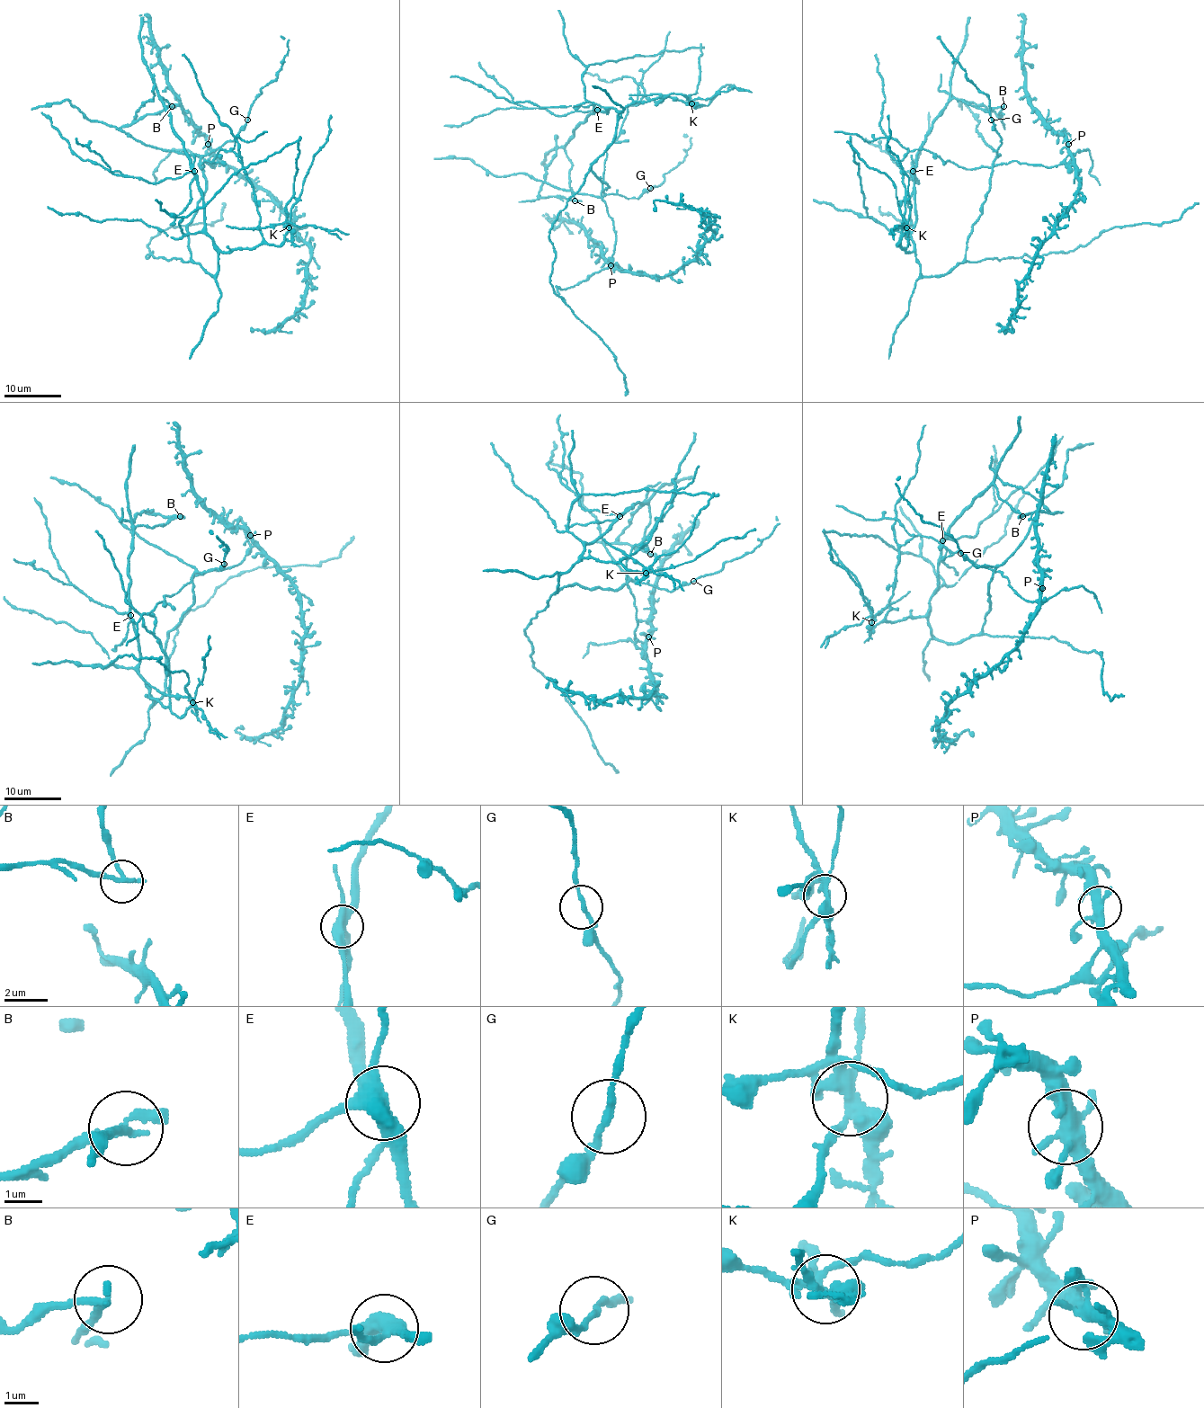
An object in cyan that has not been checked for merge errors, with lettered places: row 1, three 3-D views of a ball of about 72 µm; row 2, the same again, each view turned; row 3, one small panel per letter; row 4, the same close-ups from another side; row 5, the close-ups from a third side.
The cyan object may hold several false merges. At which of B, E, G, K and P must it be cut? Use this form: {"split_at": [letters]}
{"split_at": ["B", "E", "K"]}

